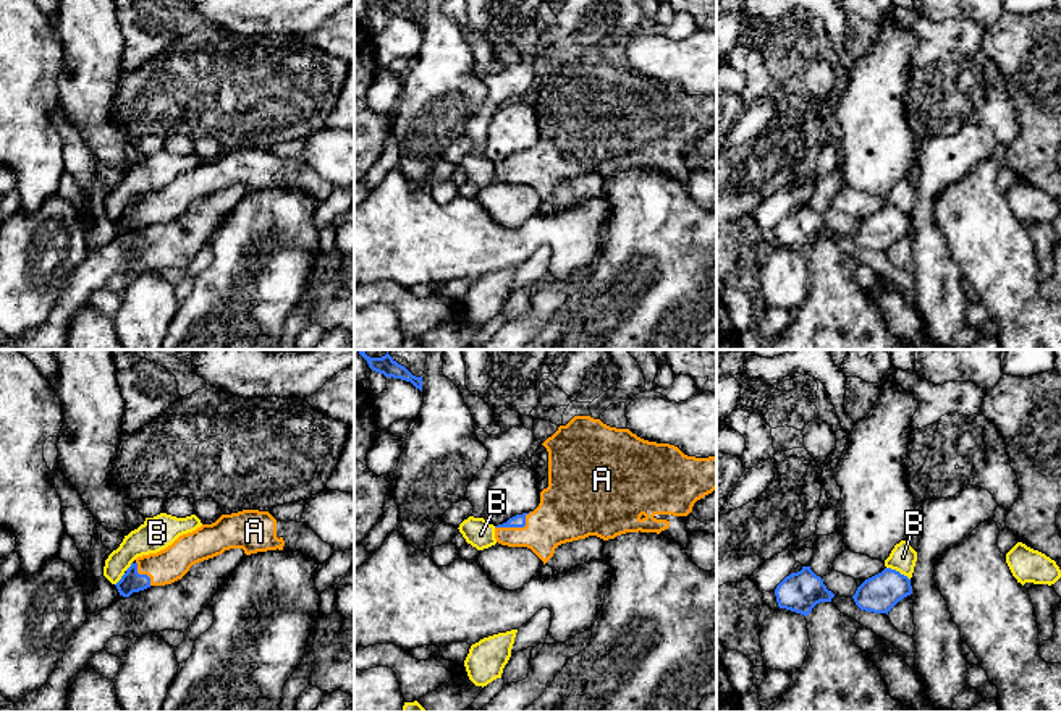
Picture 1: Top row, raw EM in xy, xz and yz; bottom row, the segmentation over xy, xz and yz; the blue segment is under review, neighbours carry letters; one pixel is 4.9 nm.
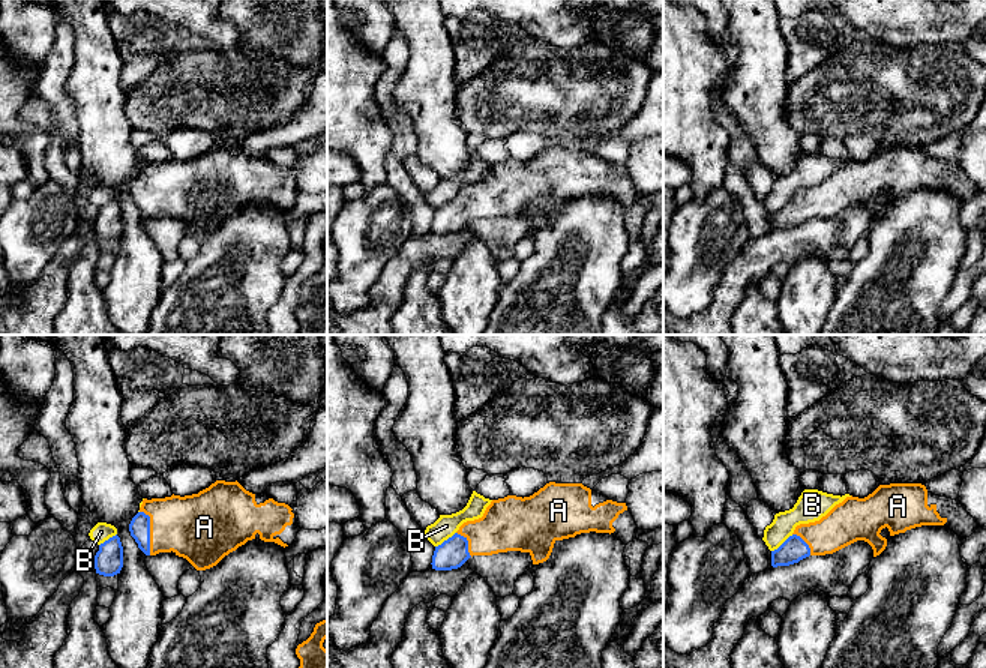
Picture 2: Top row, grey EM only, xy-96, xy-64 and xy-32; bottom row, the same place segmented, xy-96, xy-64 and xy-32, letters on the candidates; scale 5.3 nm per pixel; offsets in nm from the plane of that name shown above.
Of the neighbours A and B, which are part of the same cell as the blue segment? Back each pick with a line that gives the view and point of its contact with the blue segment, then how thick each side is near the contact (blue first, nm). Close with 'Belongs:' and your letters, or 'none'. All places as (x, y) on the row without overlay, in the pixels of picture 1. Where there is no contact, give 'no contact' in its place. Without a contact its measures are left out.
A: meets blue in xz at (516, 164); 60 nm thick on the blue side, 280 nm on the other
Belongs: A

